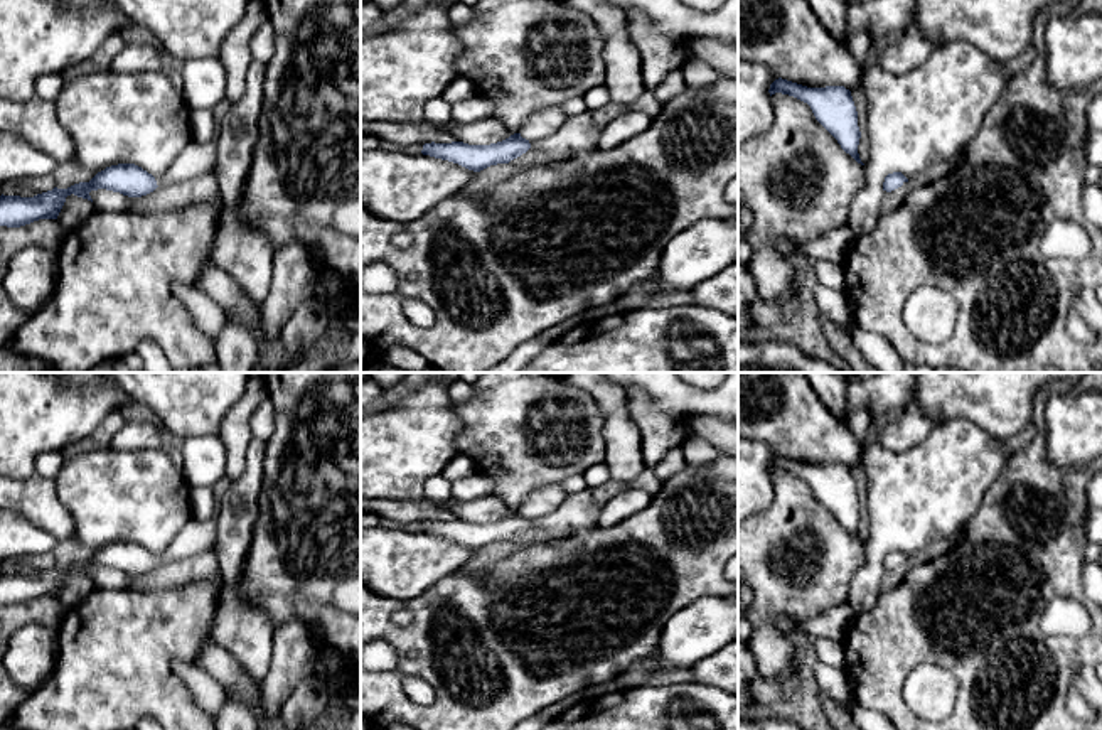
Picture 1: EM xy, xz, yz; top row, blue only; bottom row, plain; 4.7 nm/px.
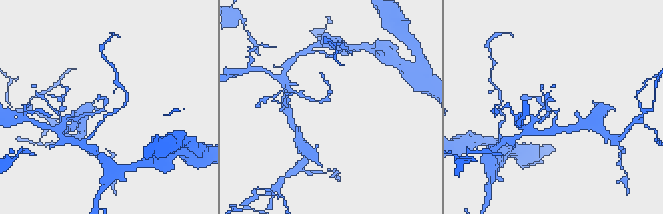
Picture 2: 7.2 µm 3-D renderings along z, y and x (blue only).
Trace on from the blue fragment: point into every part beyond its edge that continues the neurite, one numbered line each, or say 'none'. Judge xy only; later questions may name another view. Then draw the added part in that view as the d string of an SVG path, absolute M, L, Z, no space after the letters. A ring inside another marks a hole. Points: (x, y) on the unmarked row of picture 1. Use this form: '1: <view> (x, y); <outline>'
1: xy (191, 557); M190 519L170 546L155 556L157 566L131 575L133 590L162 590L197 582L219 582L221 568L216 555L216 519Z

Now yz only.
1: yz (892, 577); M903 560L901 565L895 566L891 570L883 568L883 580L881 580L880 588L890 590L890 588L896 587L905 578L905 575L908 573L910 568L912 568L912 565L908 563L908 560Z

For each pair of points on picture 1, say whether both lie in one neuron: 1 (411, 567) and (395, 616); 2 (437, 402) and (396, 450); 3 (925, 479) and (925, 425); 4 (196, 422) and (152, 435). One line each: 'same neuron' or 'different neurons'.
1: different neurons
2: same neuron
3: different neurons
4: different neurons

